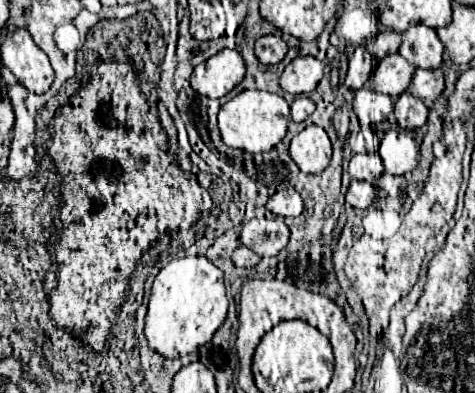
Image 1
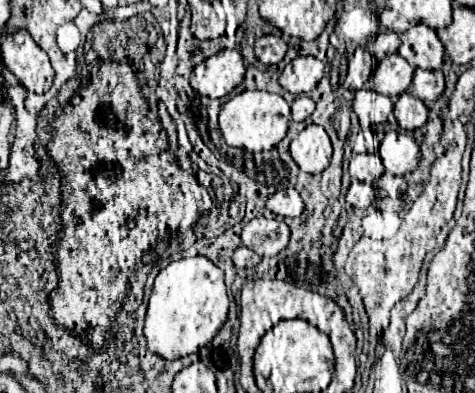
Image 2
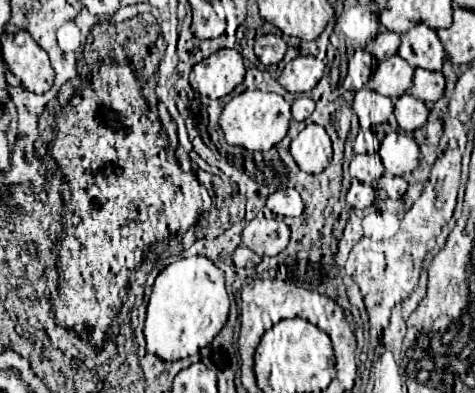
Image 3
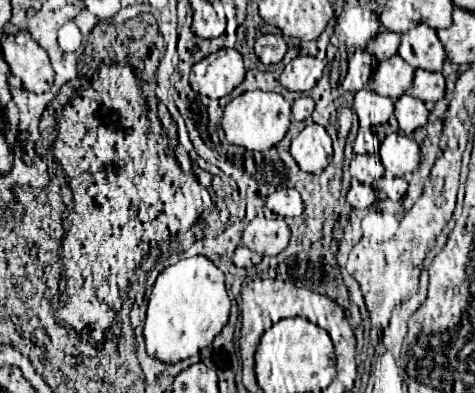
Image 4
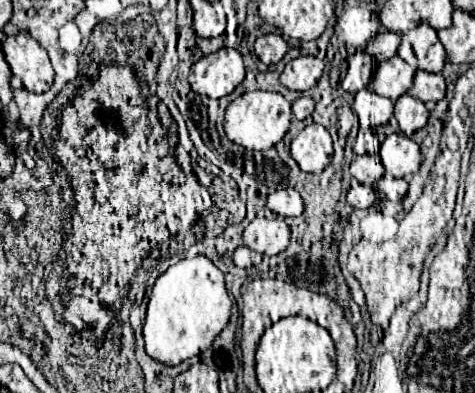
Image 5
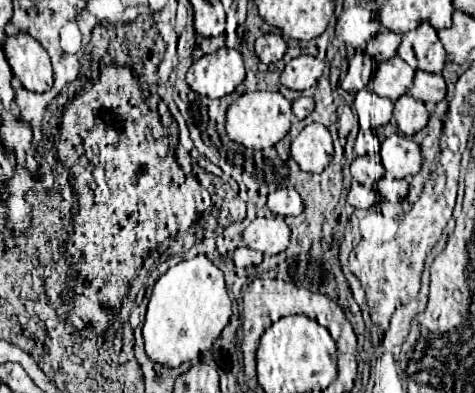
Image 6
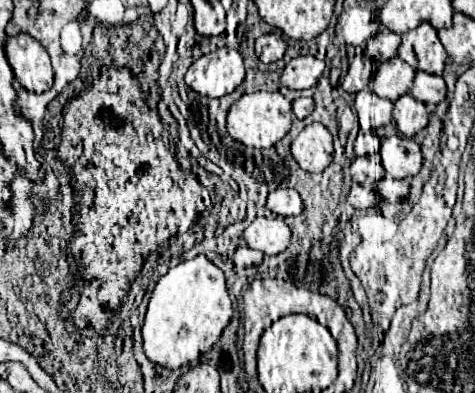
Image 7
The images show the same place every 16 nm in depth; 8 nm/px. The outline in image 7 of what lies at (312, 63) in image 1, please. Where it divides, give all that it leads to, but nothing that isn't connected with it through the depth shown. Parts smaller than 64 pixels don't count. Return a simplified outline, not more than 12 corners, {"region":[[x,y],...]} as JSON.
{"region":[[298,56],[286,64],[280,82],[306,90],[318,82],[322,60]]}

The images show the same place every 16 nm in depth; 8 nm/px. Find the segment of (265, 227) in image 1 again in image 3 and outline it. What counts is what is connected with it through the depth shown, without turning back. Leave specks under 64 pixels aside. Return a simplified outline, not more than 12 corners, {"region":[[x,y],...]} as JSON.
{"region":[[254,218],[242,230],[242,244],[260,256],[288,246],[282,218]]}

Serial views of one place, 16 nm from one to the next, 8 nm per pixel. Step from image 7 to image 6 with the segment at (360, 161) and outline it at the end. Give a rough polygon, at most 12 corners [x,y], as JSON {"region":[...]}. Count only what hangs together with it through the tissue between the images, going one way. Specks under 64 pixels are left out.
{"region":[[380,155],[358,156],[352,178],[373,186],[385,174]]}

